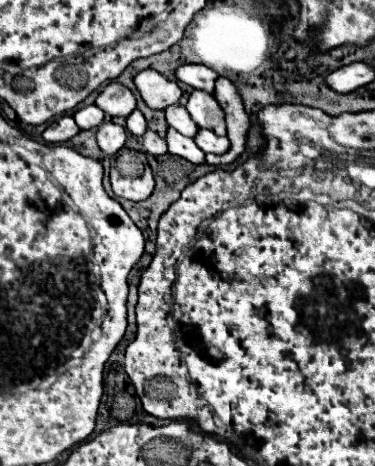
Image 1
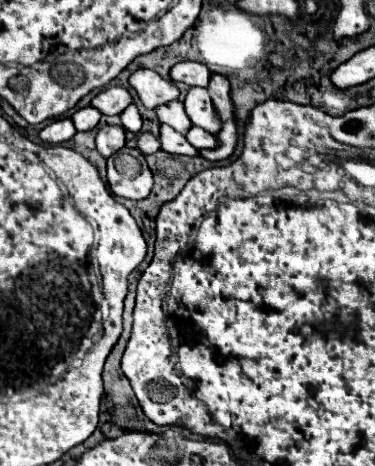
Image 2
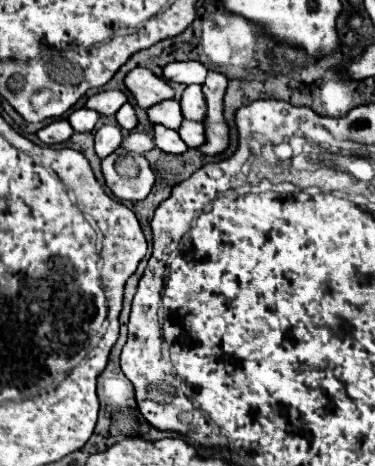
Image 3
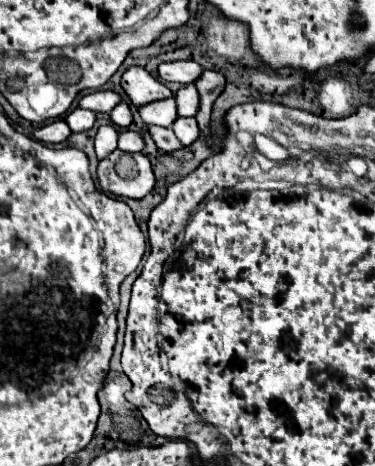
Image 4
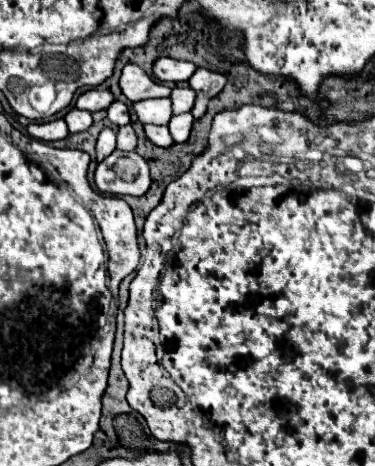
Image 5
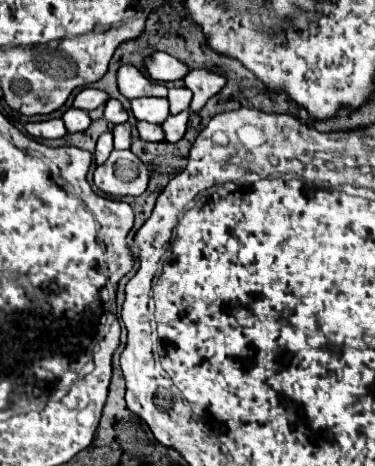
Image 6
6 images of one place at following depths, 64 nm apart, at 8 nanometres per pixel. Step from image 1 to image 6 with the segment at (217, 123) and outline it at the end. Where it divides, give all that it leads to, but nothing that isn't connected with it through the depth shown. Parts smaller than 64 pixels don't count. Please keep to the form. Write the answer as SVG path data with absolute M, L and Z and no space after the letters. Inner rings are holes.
M170 88L168 100L170 100L170 112L178 114L182 110L188 110L190 100L192 100L192 92L188 88Z

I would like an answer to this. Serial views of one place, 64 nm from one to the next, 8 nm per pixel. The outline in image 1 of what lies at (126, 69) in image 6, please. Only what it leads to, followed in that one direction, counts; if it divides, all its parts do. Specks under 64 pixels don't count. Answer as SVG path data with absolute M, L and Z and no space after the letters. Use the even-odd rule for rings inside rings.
M156 70L138 72L134 78L134 84L136 84L142 100L152 110L166 110L168 106L178 104L178 100L182 98L180 86Z

